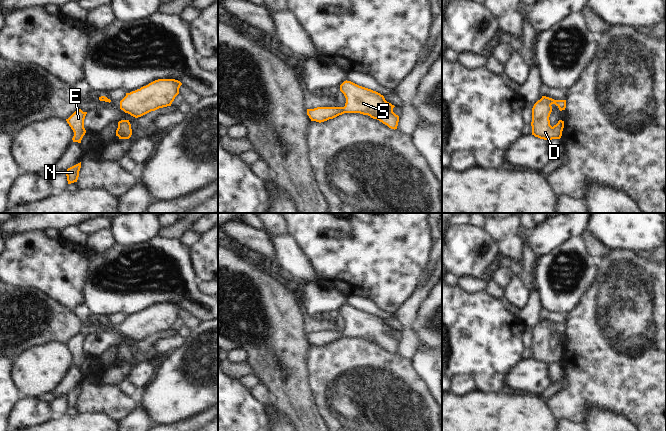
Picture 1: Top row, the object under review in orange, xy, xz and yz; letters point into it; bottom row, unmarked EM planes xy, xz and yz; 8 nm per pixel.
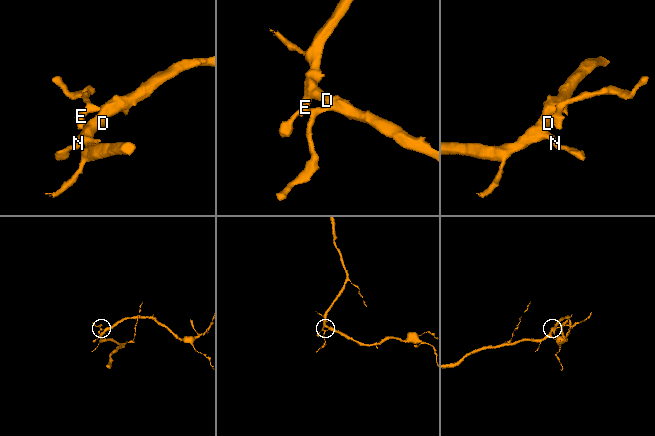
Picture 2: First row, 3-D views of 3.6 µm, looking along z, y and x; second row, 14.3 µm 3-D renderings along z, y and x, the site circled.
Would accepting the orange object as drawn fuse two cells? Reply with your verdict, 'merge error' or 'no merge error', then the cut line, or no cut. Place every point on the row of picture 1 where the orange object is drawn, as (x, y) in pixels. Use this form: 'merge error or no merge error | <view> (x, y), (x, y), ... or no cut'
no merge error | no cut

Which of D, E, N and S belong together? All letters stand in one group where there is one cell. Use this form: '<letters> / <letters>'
D E N S

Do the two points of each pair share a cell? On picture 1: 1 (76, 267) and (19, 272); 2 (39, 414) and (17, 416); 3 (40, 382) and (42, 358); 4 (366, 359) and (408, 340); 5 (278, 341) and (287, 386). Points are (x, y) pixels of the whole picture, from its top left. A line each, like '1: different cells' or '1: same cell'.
1: same cell
2: same cell
3: same cell
4: different cells
5: same cell

